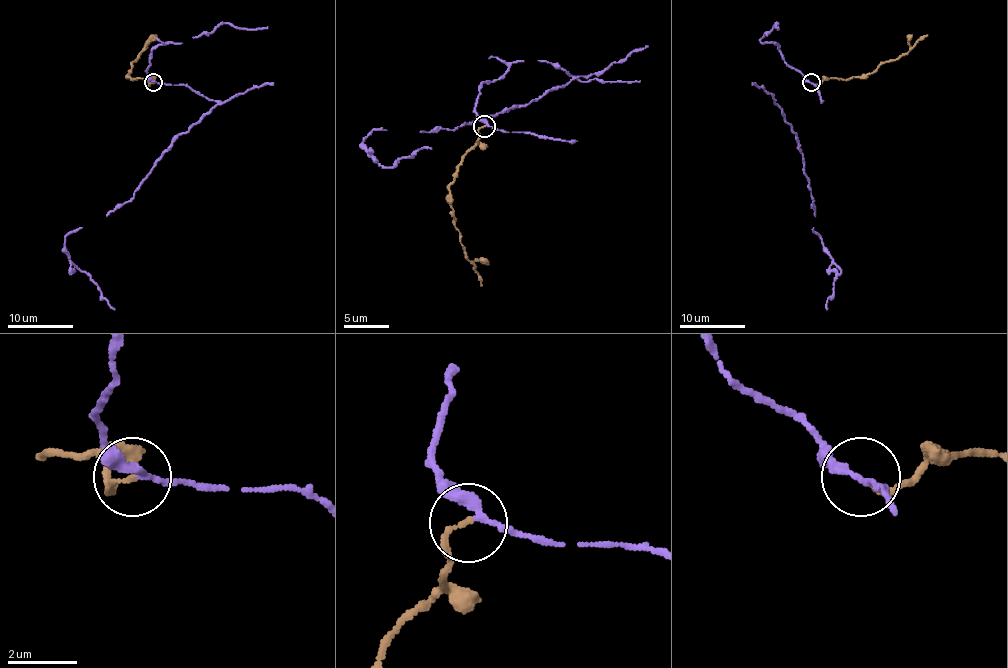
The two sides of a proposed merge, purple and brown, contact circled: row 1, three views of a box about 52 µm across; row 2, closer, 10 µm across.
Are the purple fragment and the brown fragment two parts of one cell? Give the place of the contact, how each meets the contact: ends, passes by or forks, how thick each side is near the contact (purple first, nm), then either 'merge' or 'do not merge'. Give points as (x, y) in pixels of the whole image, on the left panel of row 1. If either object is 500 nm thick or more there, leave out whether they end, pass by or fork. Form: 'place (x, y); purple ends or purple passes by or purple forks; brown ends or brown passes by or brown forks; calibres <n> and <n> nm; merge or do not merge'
place (153, 82); purple passes by; brown ends; calibres 220 and 150 nm; do not merge

